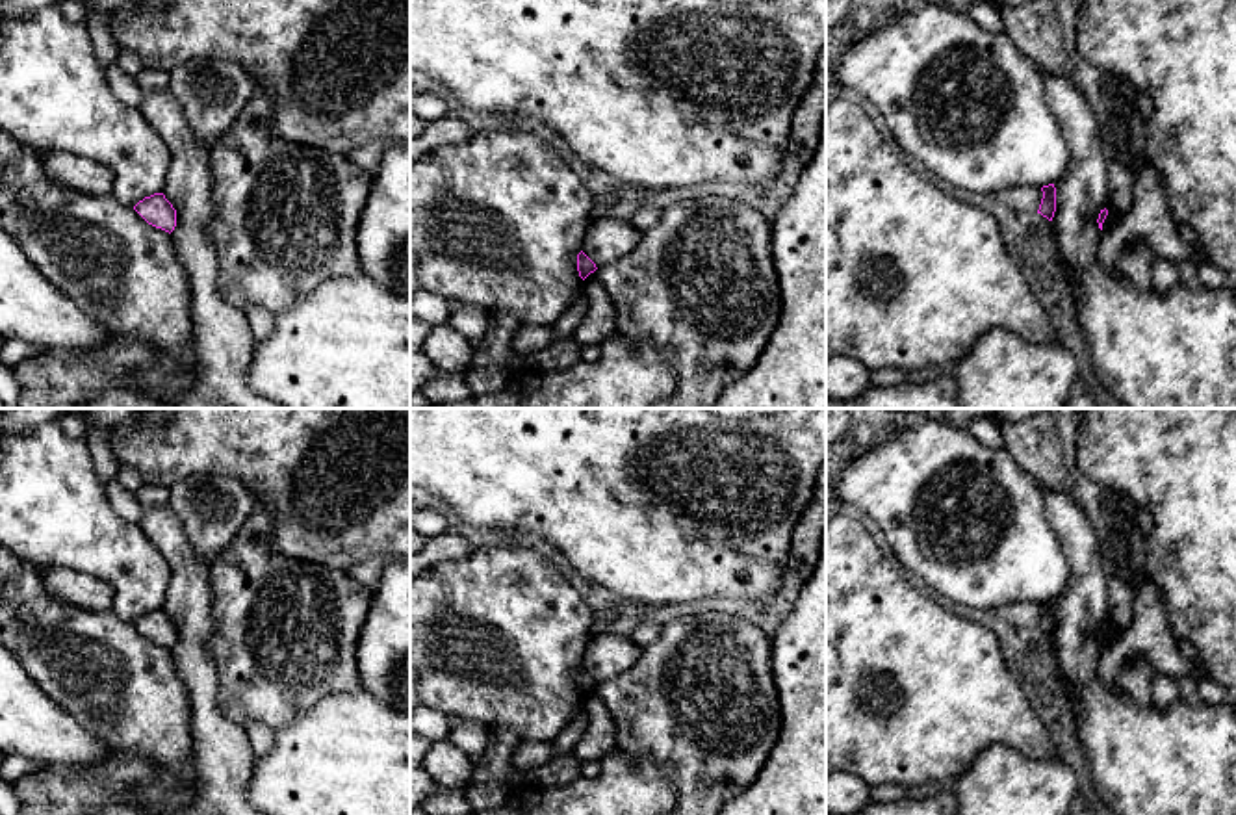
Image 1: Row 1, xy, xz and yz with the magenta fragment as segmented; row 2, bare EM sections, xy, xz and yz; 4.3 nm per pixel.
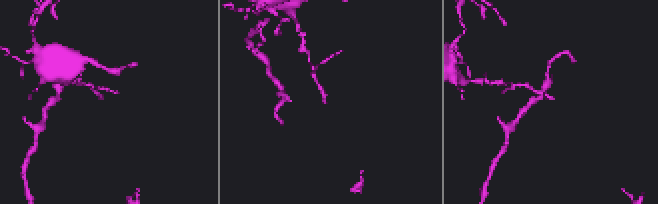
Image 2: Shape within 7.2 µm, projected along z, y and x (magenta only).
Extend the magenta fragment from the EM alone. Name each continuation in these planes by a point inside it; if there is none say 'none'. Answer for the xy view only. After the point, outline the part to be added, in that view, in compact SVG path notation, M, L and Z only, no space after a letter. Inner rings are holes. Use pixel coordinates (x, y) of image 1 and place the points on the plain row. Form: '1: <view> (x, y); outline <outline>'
none

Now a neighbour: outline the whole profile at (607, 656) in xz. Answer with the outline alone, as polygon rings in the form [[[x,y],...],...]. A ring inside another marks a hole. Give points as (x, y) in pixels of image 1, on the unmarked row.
[[[620,633],[594,635],[583,655],[583,668],[603,685],[635,666],[642,653],[629,637]]]

